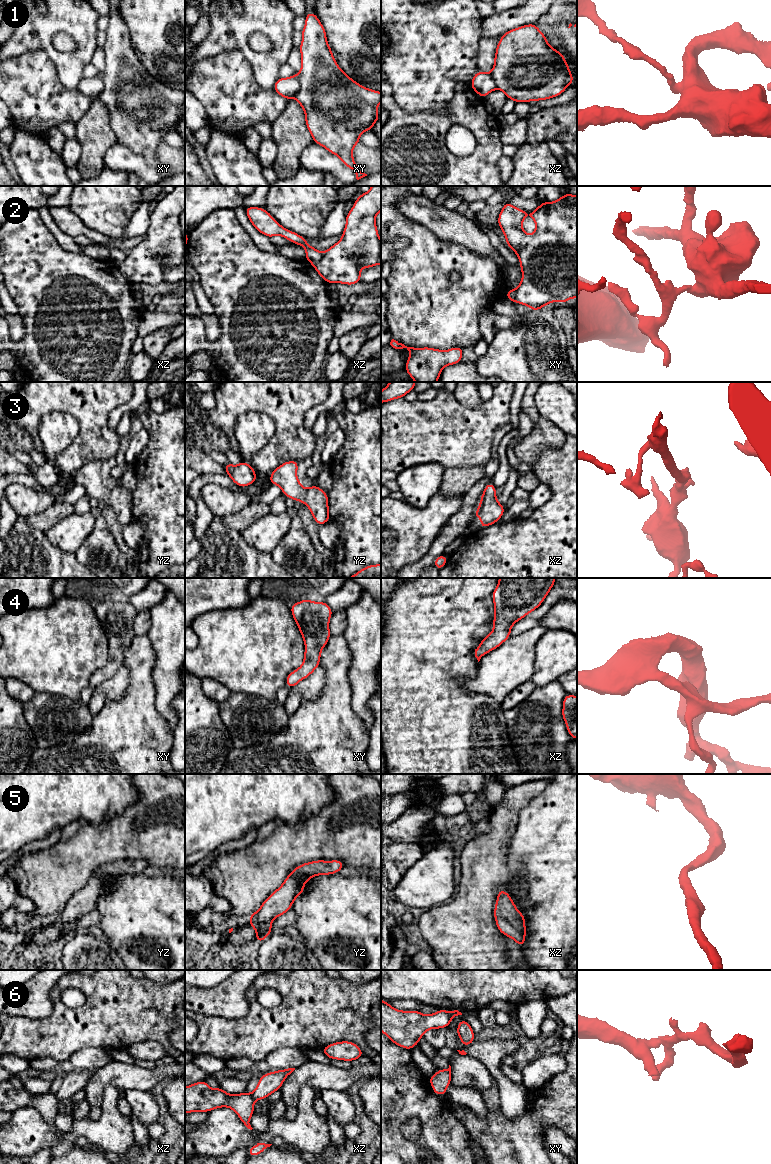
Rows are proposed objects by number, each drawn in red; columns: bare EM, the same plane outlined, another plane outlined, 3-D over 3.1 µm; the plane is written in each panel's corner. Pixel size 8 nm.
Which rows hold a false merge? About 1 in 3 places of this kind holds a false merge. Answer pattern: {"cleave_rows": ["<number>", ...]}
{"cleave_rows": ["1", "2", "6"]}

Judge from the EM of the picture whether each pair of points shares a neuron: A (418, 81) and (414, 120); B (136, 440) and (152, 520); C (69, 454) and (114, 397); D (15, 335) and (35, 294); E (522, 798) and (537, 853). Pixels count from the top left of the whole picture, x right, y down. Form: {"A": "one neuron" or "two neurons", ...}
{"A": "two neurons", "B": "two neurons", "C": "one neuron", "D": "two neurons", "E": "two neurons"}

